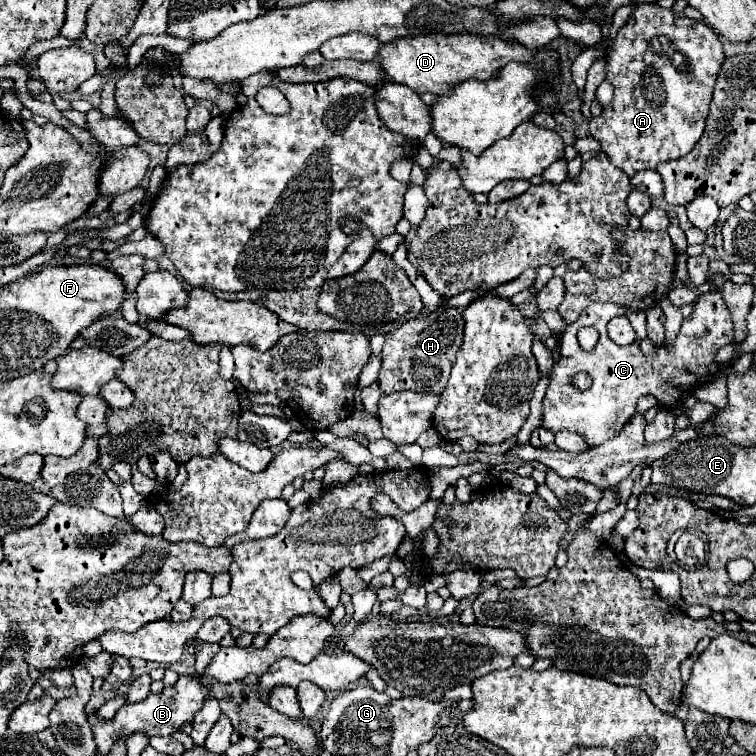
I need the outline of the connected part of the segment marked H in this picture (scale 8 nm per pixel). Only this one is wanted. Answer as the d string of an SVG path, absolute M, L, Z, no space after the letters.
M437 308L391 330L385 336L385 346L381 352L381 370L377 378L381 392L387 396L405 390L441 394L447 386L449 372L461 348L461 340L463 316L457 308Z

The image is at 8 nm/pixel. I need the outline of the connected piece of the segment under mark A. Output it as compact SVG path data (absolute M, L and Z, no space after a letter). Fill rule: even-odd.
M639 4L607 48L605 80L613 86L615 96L613 102L603 108L601 116L589 122L591 136L599 140L601 150L627 176L635 176L641 170L655 170L661 162L689 154L703 134L715 78L723 60L723 44L709 26L687 18L685 14L673 14L671 10L661 8L659 4ZM657 78L659 92L645 92L645 88L649 88L649 82L653 86Z

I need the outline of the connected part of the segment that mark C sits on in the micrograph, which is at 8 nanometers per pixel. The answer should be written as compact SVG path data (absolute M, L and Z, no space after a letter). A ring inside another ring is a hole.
M719 292L701 294L693 306L691 318L683 320L681 332L675 338L675 348L671 352L659 348L653 358L643 358L637 341L629 346L619 346L609 340L609 320L625 312L627 310L619 304L597 302L587 306L583 316L567 326L561 336L561 360L553 366L551 384L543 398L543 418L539 428L551 430L555 434L561 430L571 430L585 436L591 446L599 446L617 436L623 424L631 420L637 400L643 394L651 392L659 400L659 404L673 406L687 392L695 392L701 384L717 378L721 366L715 362L715 352L733 340L731 314L727 312L727 306L723 304ZM583 326L591 326L599 332L599 342L591 352L583 350L577 342L577 330ZM579 372L589 374L593 380L593 386L585 392L573 386L573 374Z

